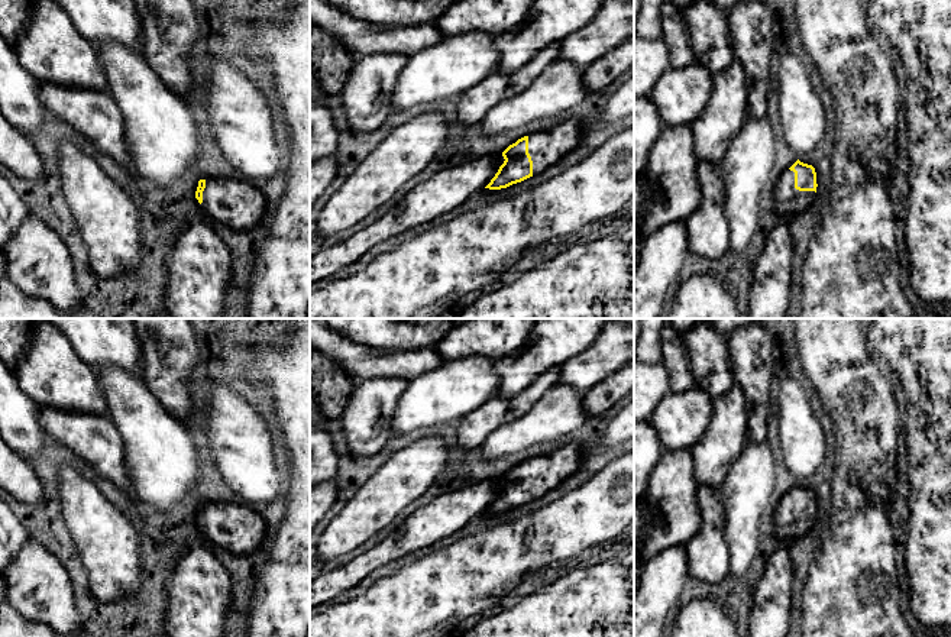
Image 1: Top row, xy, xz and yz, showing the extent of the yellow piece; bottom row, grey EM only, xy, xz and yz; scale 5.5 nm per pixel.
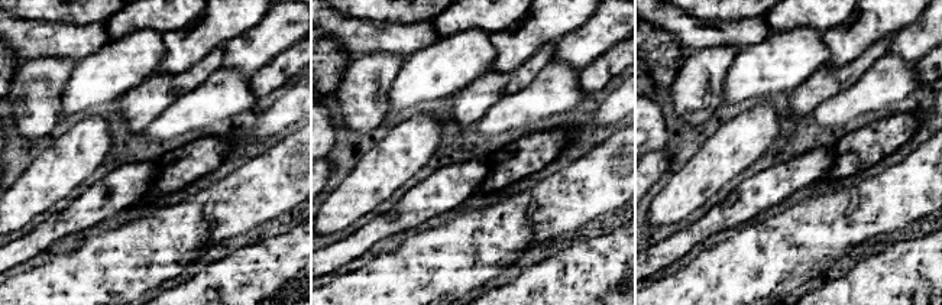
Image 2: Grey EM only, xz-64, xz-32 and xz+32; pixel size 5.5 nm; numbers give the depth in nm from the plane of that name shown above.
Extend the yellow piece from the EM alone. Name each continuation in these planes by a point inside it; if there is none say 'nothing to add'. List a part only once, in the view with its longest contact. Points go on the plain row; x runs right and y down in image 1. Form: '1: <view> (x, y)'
1: yz (788, 524)

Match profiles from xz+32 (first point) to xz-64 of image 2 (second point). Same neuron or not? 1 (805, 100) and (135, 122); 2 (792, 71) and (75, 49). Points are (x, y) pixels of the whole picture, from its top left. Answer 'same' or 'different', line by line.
1: same
2: different

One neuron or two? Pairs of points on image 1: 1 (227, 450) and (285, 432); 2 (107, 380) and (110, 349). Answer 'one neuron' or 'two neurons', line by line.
1: two neurons
2: two neurons

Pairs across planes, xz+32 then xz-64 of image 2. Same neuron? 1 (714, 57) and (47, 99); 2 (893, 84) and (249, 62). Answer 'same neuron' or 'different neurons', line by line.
1: same neuron
2: different neurons

